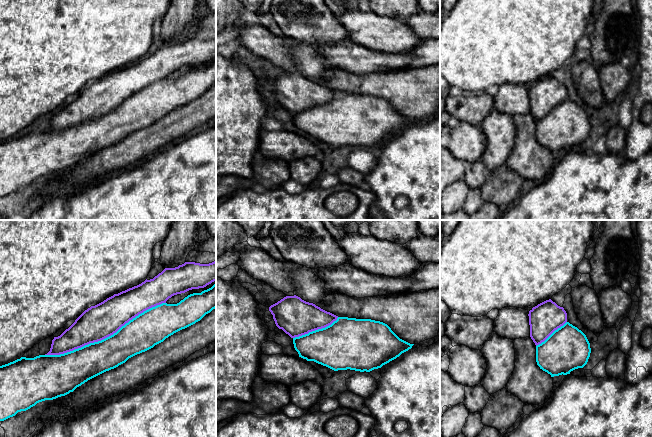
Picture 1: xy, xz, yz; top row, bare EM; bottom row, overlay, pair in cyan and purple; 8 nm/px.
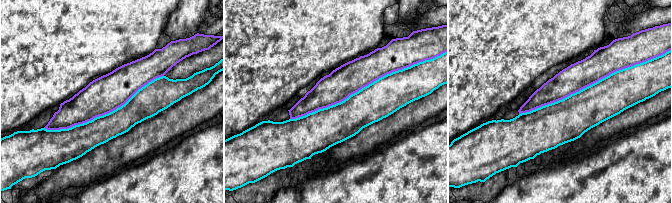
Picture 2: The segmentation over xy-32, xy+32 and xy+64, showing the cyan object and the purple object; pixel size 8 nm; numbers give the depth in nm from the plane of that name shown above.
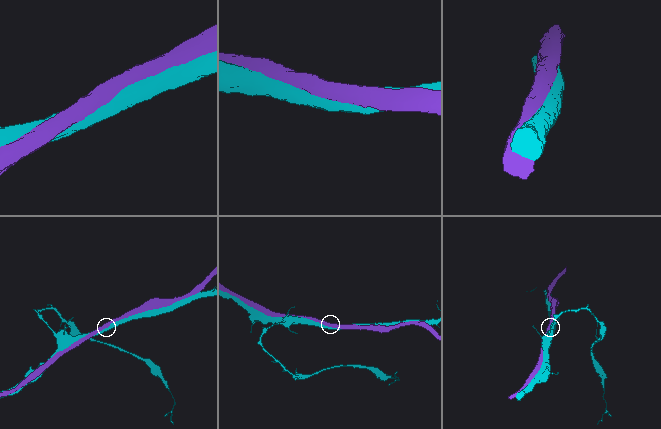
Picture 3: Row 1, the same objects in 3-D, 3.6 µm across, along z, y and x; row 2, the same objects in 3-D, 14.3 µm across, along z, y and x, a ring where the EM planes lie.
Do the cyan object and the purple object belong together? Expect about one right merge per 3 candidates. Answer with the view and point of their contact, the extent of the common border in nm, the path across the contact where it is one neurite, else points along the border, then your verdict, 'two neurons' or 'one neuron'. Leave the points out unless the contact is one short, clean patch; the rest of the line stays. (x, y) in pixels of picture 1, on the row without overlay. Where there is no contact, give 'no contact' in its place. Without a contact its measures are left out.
xy (105, 114) | 1050 nm | two neurons

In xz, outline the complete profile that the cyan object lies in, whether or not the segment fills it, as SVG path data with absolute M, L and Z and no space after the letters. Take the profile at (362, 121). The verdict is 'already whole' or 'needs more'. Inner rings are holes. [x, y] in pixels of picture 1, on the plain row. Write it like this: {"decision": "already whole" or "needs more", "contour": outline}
{"decision": "already whole", "contour": "M338 93L331 101L293 114L299 133L334 147L370 148L412 124L380 97Z"}

